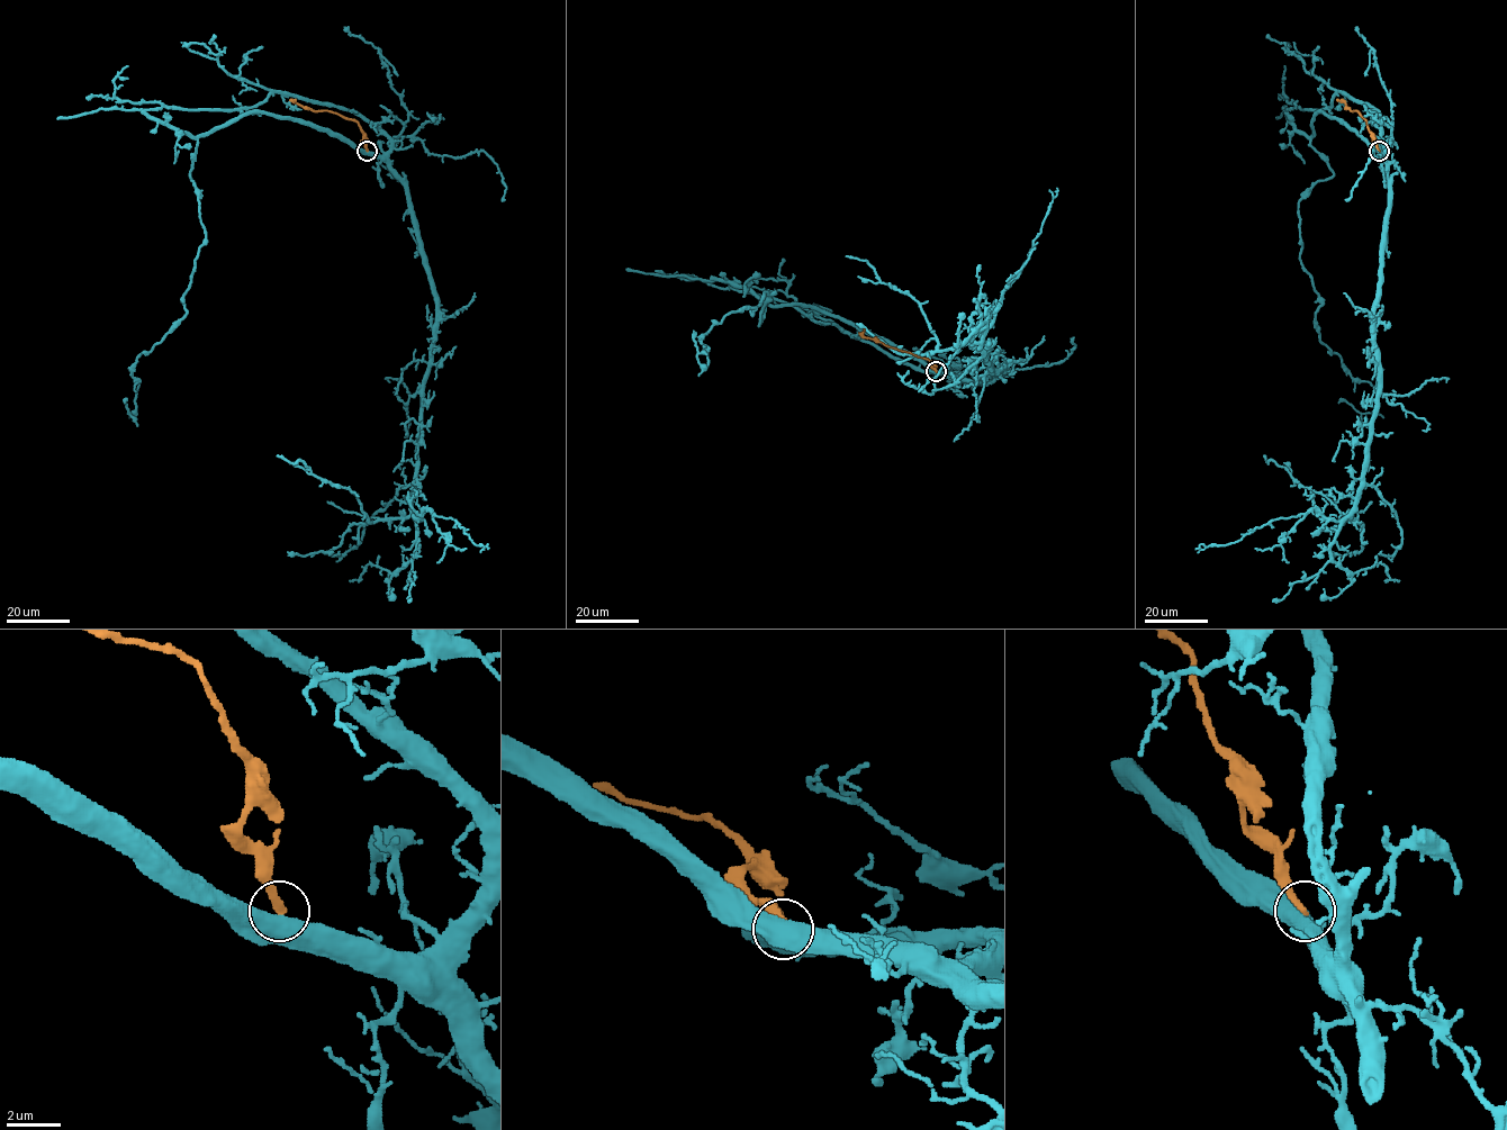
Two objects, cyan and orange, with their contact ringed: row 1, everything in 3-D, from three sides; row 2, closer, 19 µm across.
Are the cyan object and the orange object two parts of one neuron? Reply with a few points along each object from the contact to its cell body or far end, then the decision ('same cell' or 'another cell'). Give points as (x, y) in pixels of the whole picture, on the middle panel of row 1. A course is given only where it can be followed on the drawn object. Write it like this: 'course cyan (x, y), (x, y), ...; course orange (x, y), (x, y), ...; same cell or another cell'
course cyan (936, 371), (799, 304), (766, 303), (758, 325), (768, 290), (703, 335), (705, 369), (694, 331); course orange (936, 372), (928, 359), (865, 337), (864, 330); another cell

